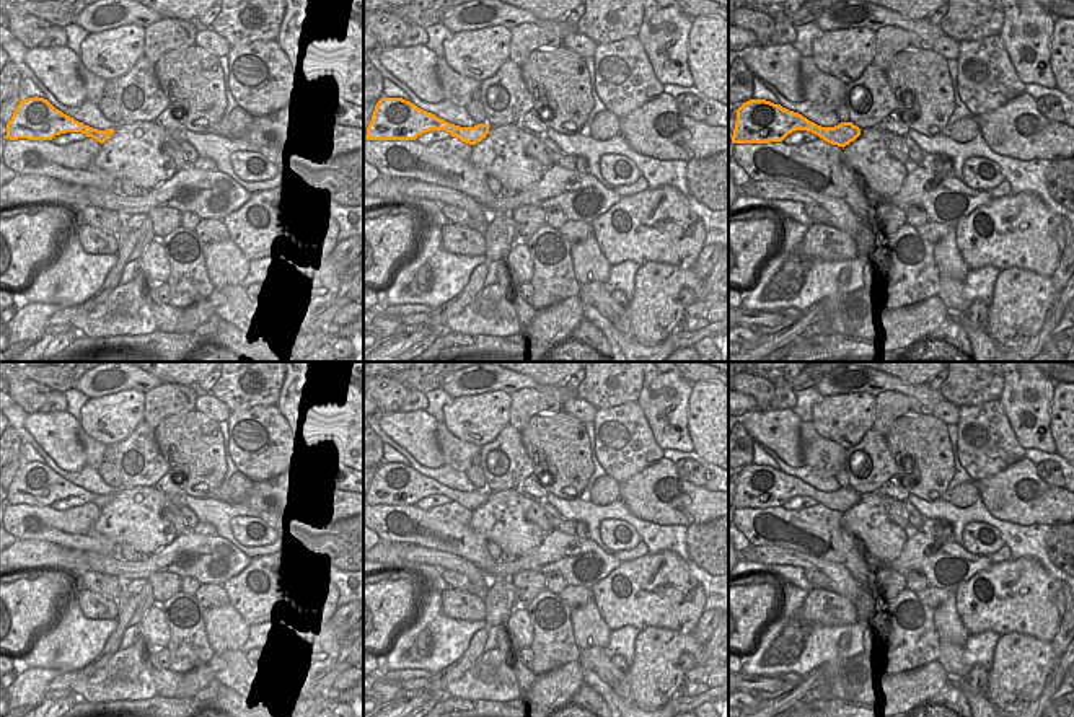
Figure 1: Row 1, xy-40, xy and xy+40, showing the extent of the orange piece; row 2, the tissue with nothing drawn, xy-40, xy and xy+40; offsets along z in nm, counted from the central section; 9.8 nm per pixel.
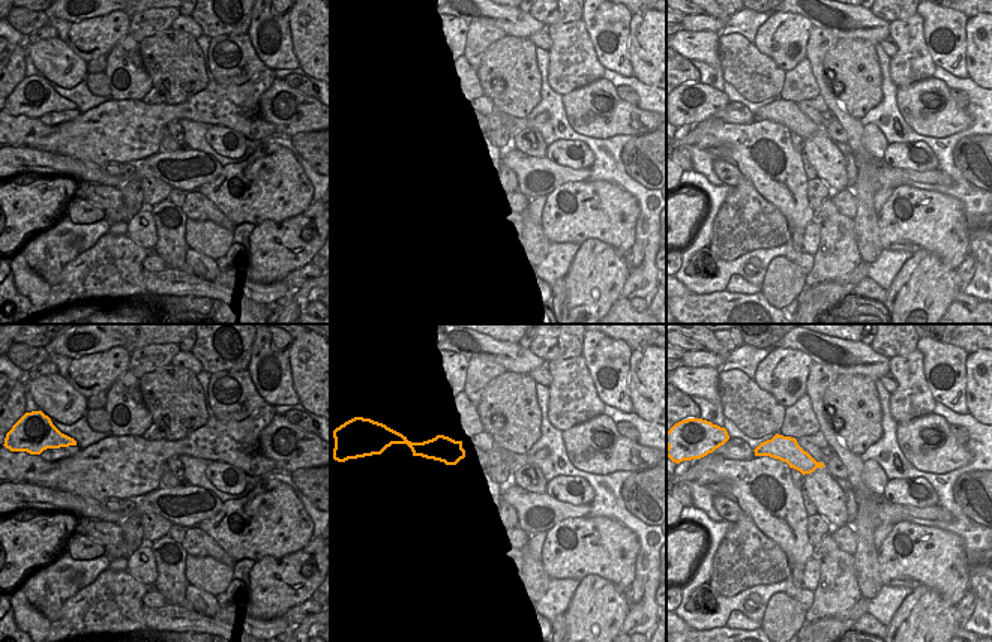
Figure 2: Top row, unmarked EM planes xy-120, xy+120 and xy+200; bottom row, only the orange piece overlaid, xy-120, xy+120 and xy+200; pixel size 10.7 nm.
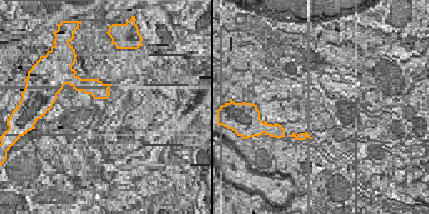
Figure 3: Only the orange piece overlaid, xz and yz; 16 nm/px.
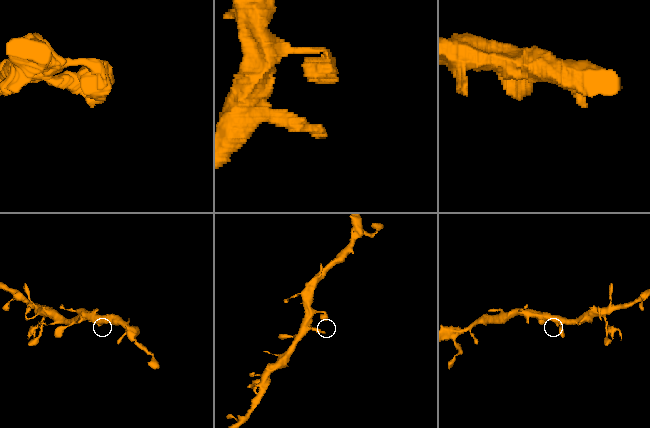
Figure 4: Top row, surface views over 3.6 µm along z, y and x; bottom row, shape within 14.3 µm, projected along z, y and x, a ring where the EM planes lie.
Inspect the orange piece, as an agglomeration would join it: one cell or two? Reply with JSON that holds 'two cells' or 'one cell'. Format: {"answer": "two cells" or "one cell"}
{"answer": "one cell"}

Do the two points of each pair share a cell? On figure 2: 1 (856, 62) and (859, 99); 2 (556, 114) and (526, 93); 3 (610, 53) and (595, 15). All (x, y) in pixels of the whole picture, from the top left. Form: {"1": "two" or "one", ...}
{"1": "one", "2": "two", "3": "one"}

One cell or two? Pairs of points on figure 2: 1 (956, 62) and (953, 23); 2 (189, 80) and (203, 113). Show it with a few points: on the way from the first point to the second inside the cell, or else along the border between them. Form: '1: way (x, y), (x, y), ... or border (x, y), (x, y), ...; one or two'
1: way (956, 53), (956, 44), (961, 36), (956, 32); one
2: border (209, 80), (201, 90), (185, 101), (164, 104); two

